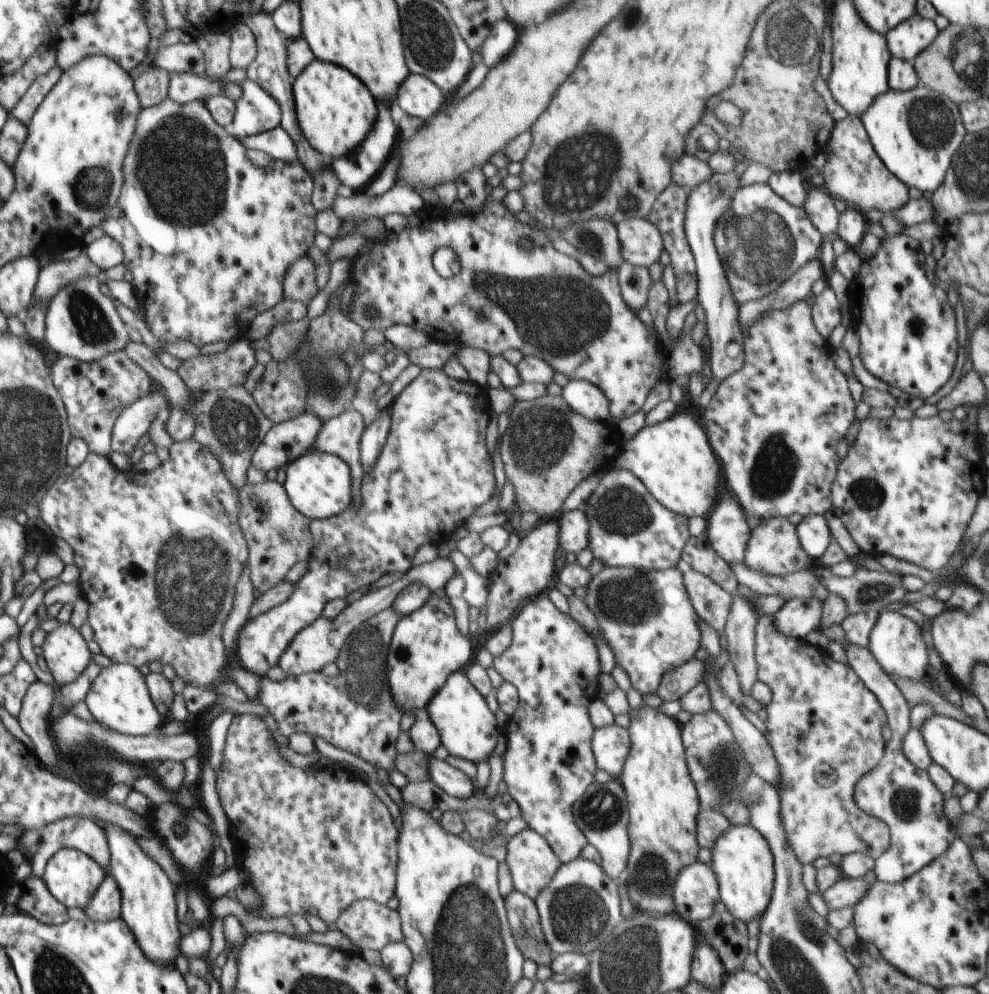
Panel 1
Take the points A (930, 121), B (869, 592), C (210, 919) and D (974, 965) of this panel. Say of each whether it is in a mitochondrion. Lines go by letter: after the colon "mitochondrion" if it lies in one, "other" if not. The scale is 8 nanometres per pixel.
A: mitochondrion
B: mitochondrion
C: other
D: other

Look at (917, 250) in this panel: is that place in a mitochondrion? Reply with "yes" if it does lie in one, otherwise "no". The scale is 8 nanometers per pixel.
no

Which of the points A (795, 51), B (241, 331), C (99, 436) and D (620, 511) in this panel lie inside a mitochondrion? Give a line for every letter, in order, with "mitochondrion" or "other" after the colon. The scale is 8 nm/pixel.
A: mitochondrion
B: other
C: other
D: mitochondrion

